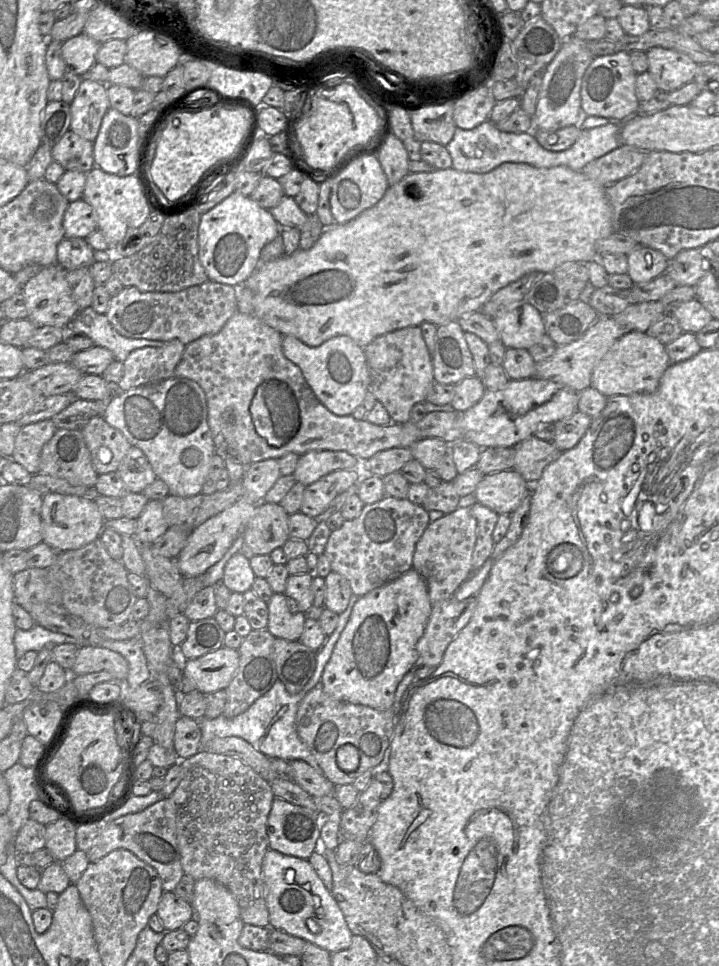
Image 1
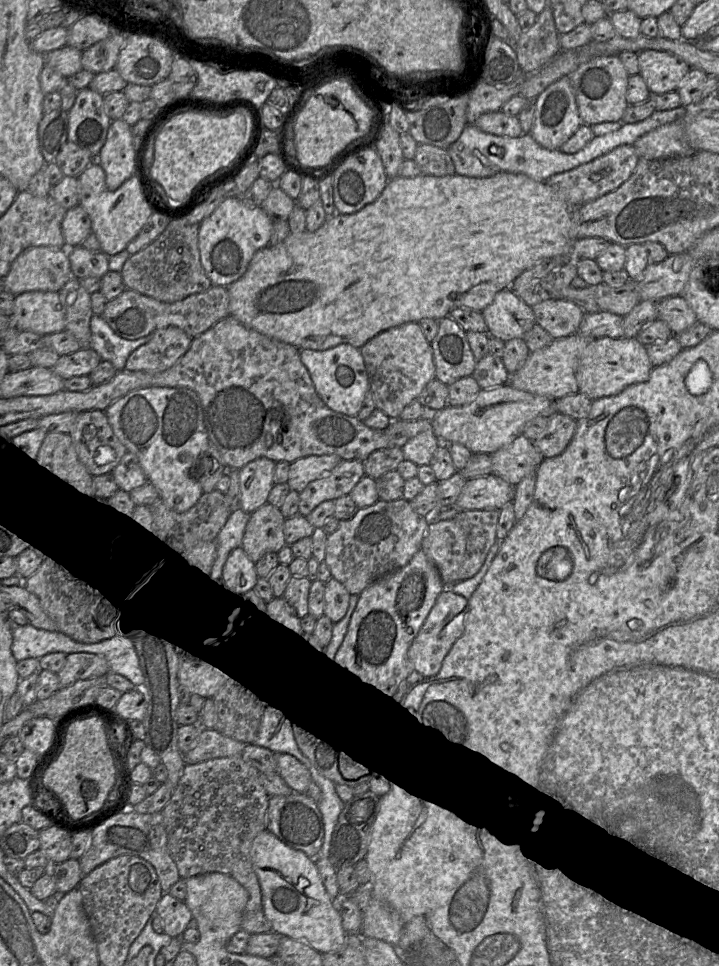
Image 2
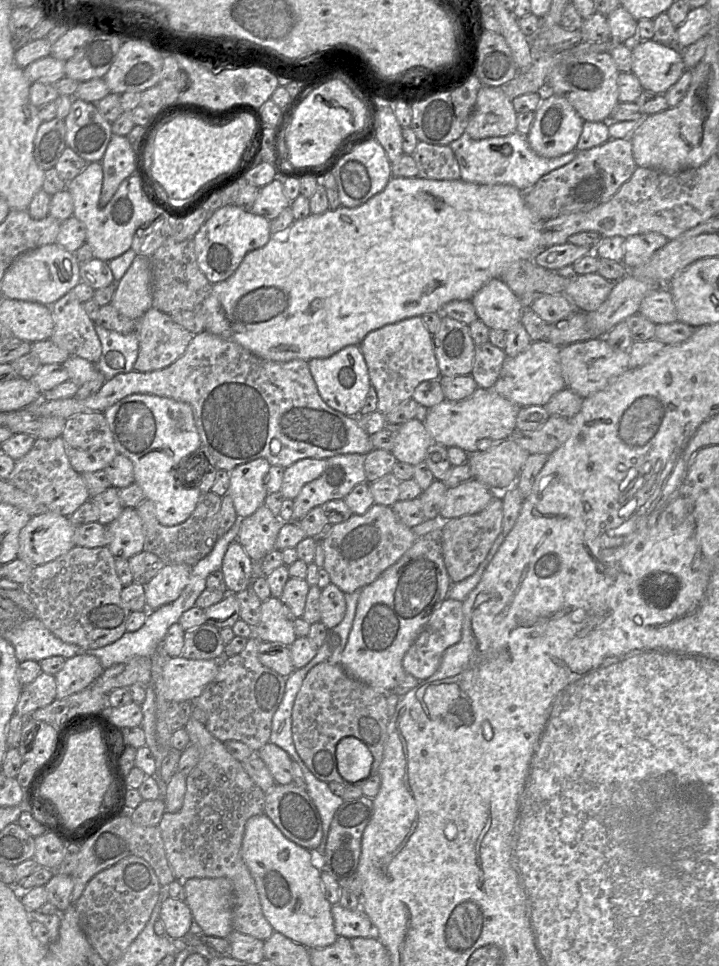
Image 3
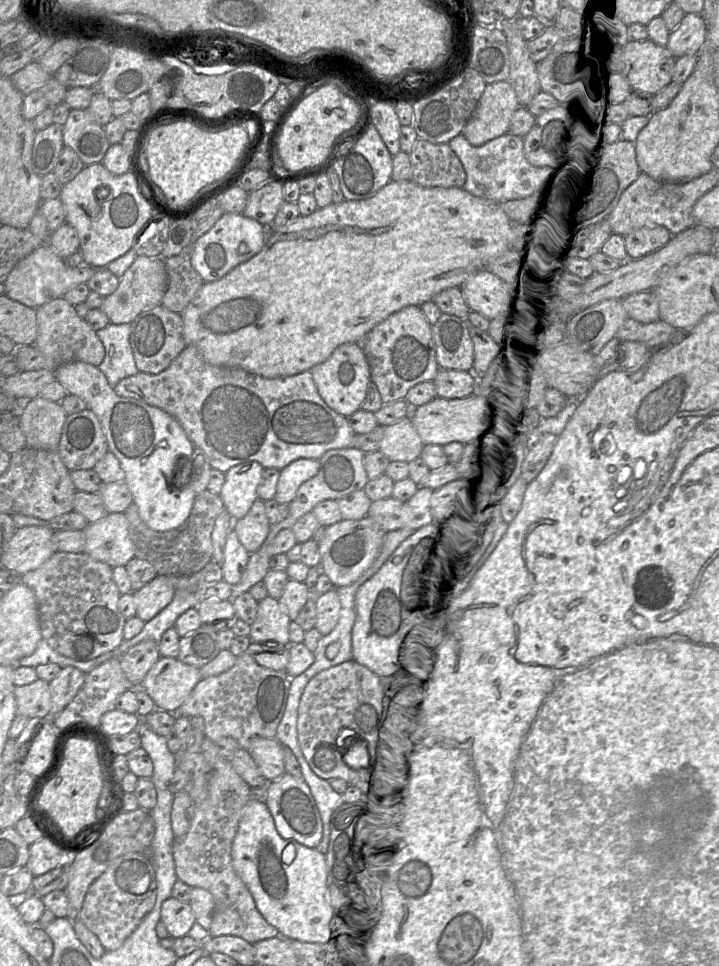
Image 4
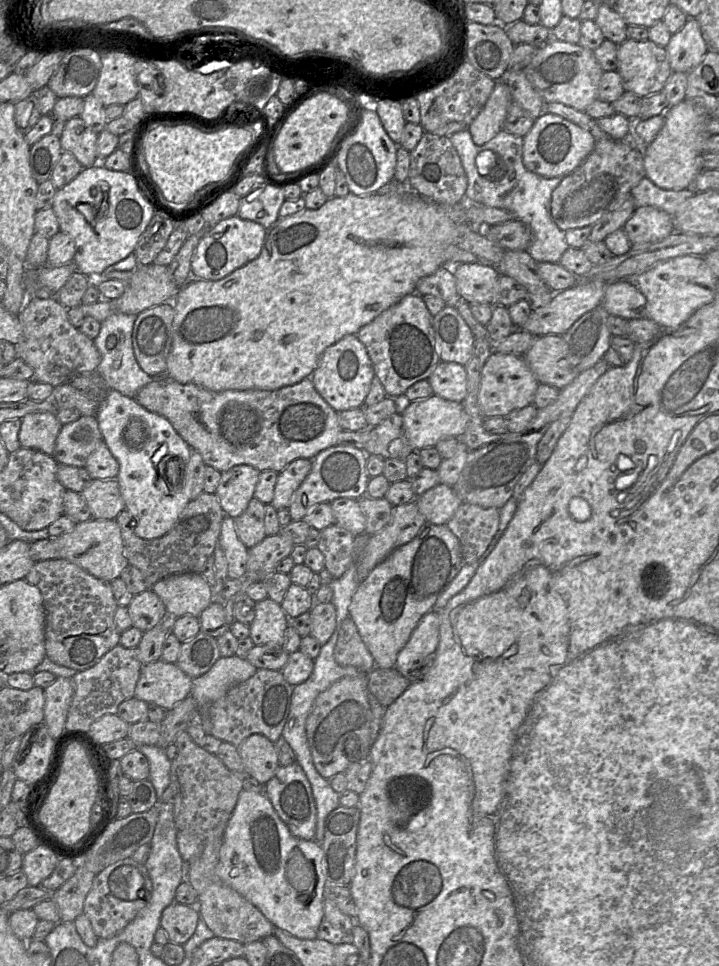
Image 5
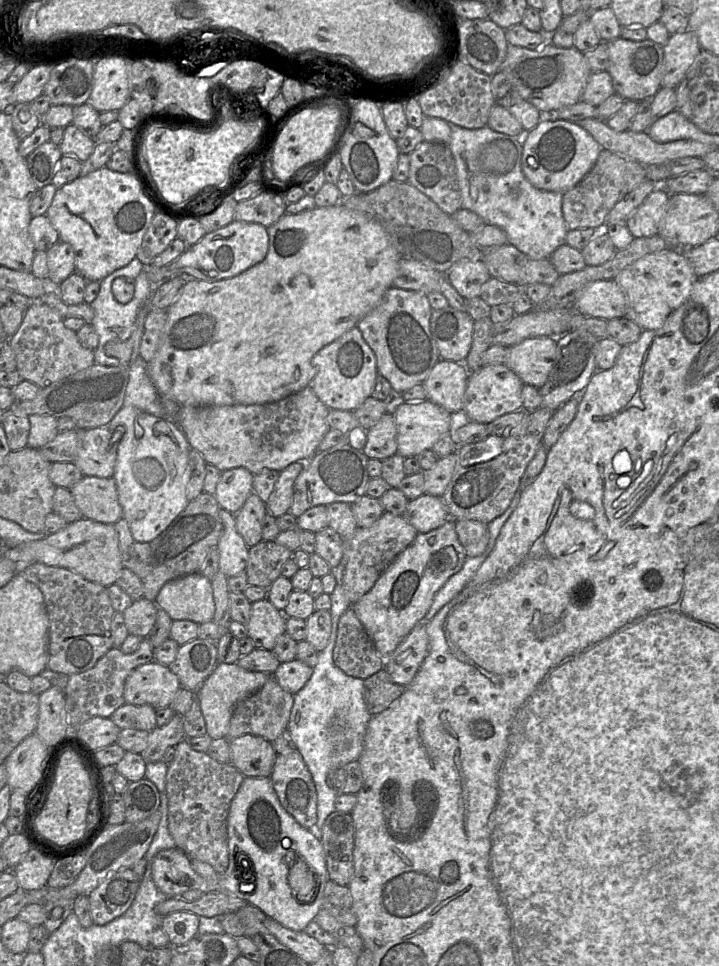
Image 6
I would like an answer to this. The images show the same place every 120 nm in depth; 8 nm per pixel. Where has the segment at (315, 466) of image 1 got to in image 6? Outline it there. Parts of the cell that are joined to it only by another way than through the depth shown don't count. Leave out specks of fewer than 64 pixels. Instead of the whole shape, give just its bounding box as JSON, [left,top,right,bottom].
[266,462,306,518]

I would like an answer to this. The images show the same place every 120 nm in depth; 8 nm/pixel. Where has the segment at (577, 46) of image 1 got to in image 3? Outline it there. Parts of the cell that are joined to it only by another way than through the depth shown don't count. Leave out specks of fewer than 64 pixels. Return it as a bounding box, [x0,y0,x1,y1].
[527,92,584,157]

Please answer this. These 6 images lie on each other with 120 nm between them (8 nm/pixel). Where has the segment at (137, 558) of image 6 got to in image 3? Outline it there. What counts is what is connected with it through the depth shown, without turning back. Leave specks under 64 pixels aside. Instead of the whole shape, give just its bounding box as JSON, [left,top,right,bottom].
[135,491,222,566]

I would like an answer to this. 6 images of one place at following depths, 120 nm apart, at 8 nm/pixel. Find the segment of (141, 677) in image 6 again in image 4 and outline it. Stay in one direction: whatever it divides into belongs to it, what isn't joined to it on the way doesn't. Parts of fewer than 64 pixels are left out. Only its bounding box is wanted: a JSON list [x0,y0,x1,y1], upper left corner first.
[137,657,200,713]

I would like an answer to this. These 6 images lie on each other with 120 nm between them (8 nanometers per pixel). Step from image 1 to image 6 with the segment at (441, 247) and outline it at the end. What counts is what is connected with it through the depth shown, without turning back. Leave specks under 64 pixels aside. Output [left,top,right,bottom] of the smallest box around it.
[146,204,402,406]

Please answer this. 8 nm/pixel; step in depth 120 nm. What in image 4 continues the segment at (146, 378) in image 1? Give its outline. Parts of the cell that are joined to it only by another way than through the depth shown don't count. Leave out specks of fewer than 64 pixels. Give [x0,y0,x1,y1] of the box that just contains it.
[130,304,187,374]

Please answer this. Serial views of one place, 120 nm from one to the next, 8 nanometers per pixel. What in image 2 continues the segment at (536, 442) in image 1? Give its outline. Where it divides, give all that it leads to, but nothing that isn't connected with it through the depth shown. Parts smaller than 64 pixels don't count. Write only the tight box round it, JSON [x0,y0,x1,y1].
[490,434,544,487]

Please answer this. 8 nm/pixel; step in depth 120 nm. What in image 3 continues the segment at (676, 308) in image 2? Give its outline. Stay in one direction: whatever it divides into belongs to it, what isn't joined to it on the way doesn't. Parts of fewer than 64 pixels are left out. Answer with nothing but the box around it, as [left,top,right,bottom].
[638,287,678,325]

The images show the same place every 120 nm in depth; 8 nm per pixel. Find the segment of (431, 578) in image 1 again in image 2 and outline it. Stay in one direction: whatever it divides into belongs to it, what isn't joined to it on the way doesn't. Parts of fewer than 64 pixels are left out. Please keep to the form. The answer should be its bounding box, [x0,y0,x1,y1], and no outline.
[420,519,466,587]

